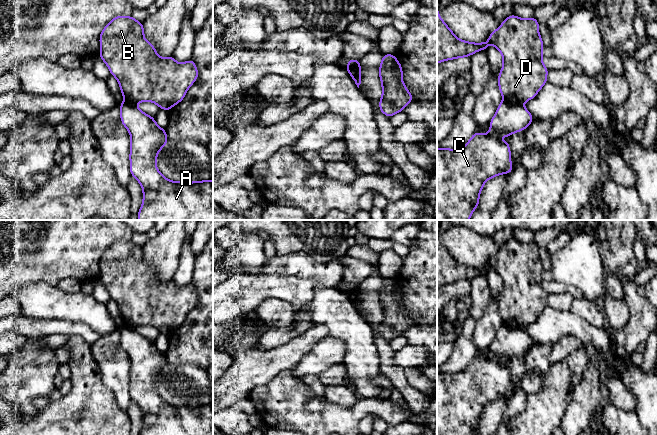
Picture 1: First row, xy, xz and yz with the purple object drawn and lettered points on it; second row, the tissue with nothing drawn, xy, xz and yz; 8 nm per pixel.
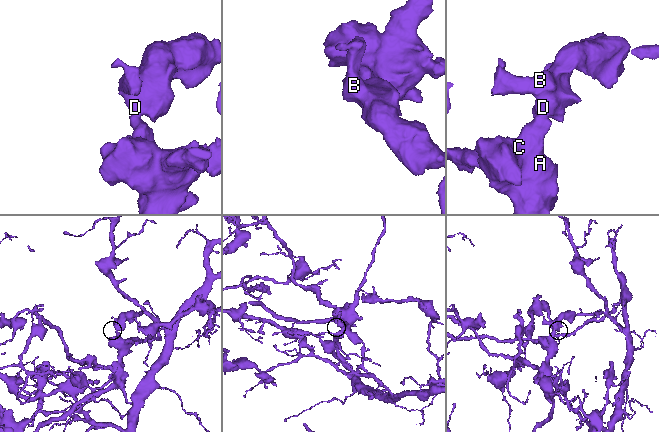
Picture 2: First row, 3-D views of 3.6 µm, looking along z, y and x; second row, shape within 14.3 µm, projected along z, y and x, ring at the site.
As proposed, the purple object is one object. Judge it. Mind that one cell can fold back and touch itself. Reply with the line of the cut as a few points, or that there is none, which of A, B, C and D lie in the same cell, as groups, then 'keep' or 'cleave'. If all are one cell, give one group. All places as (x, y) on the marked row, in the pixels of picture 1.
cut yz (503, 100), (509, 103), (520, 104); groups A C / B D; cleave

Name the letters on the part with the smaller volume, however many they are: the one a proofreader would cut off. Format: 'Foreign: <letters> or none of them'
Foreign: A, C

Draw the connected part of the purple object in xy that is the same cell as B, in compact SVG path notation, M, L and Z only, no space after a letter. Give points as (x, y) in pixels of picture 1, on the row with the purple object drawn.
M132 16L114 17L102 30L99 40L99 57L118 80L125 102L136 105L141 101L150 101L160 109L169 111L184 99L188 88L198 78L198 70L192 59L179 64L173 56L160 57L155 47L145 40L143 23Z

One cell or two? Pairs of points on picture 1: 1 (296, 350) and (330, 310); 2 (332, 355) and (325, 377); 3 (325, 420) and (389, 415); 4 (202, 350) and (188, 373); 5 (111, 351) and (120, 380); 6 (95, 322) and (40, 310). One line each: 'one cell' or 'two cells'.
1: two cells
2: two cells
3: one cell
4: two cells
5: one cell
6: one cell

